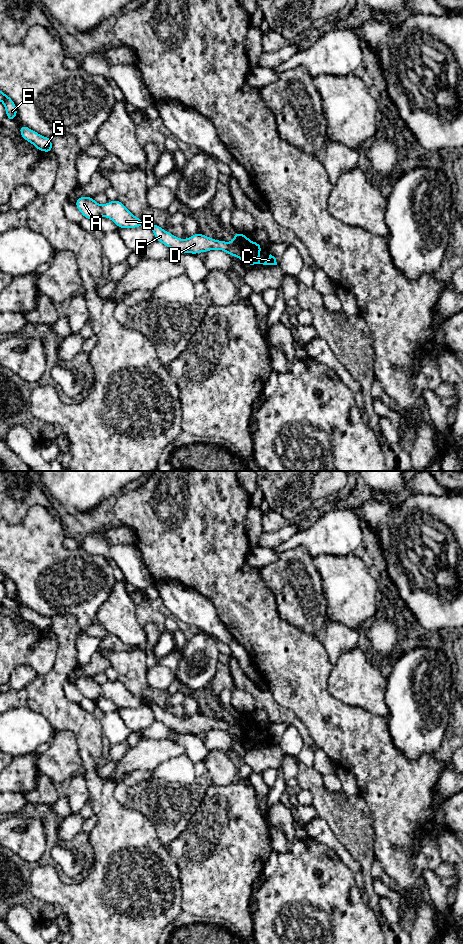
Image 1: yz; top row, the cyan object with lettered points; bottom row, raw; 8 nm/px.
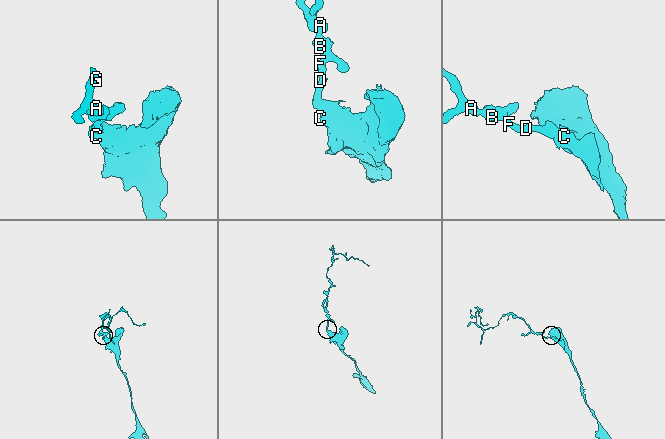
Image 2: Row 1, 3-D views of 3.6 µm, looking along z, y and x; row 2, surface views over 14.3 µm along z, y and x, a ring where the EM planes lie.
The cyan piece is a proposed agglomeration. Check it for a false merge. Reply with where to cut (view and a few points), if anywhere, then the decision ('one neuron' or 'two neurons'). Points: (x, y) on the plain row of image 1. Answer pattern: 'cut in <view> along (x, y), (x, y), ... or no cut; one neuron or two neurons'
cut in yz along (234, 720), (241, 729), (243, 739), (246, 742); two neurons

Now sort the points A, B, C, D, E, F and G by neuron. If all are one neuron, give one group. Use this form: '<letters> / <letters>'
A B D E F G / C

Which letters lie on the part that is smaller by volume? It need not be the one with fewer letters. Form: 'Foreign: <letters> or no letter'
Foreign: A, B, D, E, F, G

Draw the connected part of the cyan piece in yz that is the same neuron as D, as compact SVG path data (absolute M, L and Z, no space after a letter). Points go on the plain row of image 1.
M155 703L148 705L154 713L155 719L162 722L168 728L174 729L178 733L198 734L209 730L222 730L231 737L236 735L240 742L245 742L240 726L235 722L225 722L212 719L203 714L196 713L188 719L180 719L173 714L163 710Z

